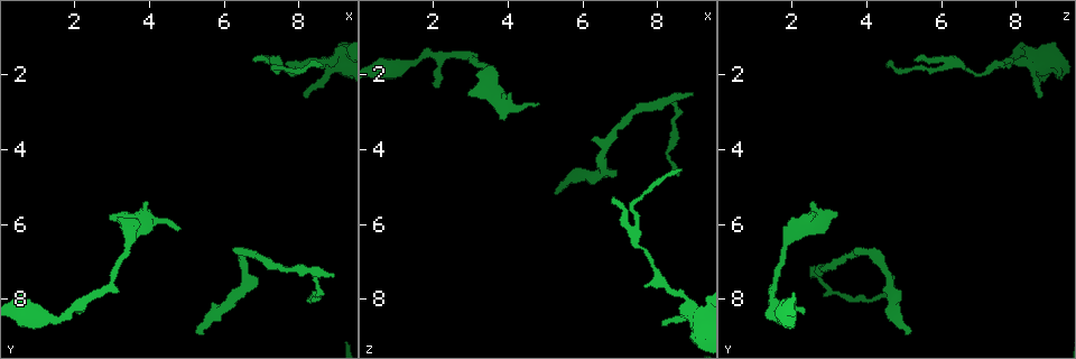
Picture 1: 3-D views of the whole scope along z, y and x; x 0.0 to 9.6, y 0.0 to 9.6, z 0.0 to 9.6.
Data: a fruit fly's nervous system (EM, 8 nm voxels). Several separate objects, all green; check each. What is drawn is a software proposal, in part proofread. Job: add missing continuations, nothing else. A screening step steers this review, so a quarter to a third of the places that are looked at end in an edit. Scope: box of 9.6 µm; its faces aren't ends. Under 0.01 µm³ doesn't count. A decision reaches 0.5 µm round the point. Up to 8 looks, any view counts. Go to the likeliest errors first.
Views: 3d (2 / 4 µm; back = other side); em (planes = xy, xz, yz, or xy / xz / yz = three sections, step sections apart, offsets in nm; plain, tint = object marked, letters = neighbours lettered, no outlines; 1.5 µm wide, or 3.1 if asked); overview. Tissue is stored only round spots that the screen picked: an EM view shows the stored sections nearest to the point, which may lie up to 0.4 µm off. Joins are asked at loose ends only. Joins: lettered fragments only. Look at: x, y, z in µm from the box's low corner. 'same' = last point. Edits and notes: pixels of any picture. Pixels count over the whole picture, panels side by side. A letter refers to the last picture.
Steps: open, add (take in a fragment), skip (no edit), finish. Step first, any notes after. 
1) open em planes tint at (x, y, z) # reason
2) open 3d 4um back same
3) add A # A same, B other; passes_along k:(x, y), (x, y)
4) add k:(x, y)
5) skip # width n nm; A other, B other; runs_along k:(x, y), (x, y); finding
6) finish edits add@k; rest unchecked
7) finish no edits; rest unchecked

open em yz step 4 tint at (5.35, 8.85, 5.25) # long arm stops here

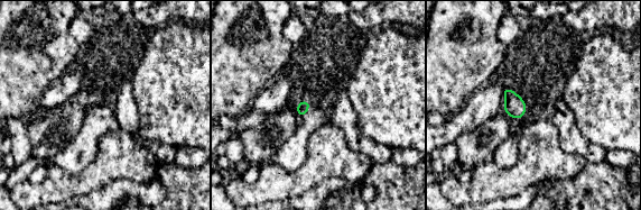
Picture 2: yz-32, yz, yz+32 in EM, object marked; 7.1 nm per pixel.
open em planes letters same

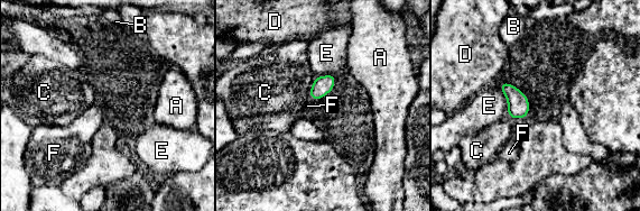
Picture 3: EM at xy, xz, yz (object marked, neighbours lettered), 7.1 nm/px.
add F # width 140 nm; A other, B other, C other, D other, E other, F same; the neuron continues

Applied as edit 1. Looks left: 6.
open em xy step 4 letters at (4.00, 5.35, 2.60) # thick end

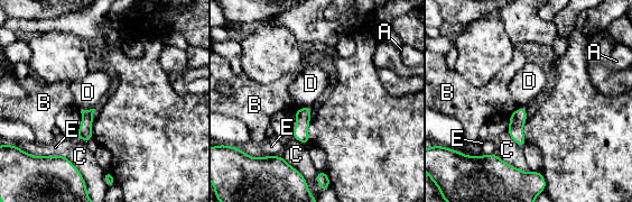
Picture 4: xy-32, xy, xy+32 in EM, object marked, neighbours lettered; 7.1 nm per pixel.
skip # A other, B other, C other, D other, E other; border 4:(526, 108), (518, 108), (509, 117); none of them fits

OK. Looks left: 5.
open em planes letters at (8.90, 7.40, 2.40) # free end

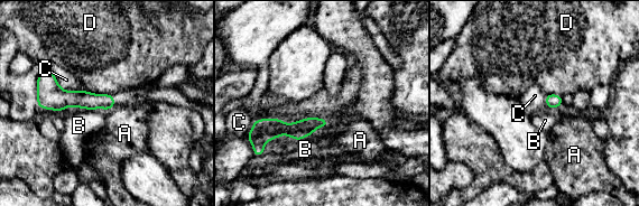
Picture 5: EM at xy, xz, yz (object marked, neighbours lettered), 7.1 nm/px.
skip # longest_contact C 320 nm; A other, B other, C other, D other; runs_along 5:(42, 97), (84, 99), (112, 103); none of them fits

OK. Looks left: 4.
finish edits add@3; rest unchecked

